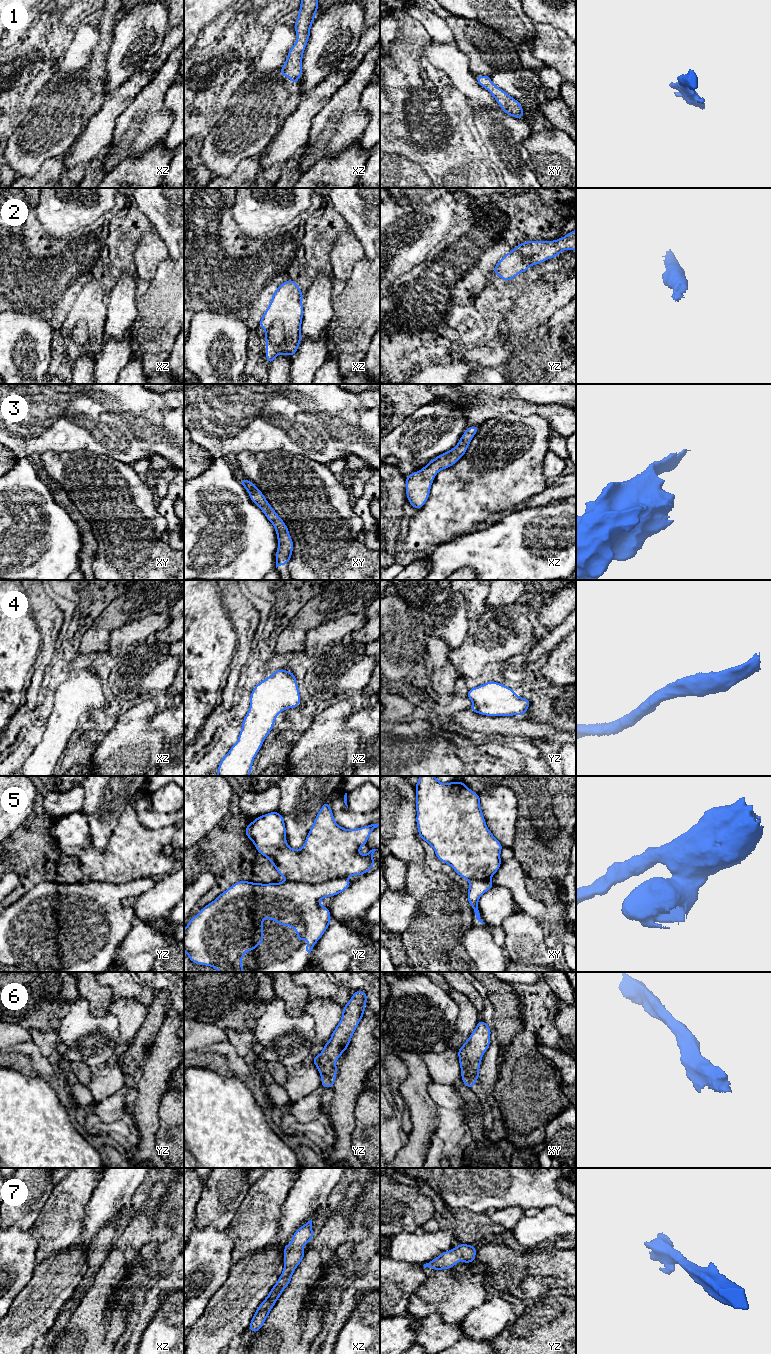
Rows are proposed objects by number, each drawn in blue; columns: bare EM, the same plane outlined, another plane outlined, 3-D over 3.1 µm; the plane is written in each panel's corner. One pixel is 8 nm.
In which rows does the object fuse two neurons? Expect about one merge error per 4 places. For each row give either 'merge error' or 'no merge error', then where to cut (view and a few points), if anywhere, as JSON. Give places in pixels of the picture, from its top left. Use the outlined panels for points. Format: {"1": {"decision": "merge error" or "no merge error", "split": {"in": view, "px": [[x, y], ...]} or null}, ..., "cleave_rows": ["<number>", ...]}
{"1": {"decision": "no merge error", "split": null}, "2": {"decision": "no merge error", "split": null}, "3": {"decision": "no merge error", "split": null}, "4": {"decision": "no merge error", "split": null}, "5": {"decision": "merge error", "split": {"in": "yz", "px": [[346, 876], [315, 883], [287, 881]]}}, "6": {"decision": "no merge error", "split": null}, "7": {"decision": "no merge error", "split": null}, "cleave_rows": ["5"]}

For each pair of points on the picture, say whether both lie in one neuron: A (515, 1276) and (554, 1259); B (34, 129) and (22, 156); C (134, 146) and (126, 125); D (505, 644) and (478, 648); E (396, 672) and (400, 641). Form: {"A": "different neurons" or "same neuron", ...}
{"A": "same neuron", "B": "same neuron", "C": "same neuron", "D": "same neuron", "E": "same neuron"}

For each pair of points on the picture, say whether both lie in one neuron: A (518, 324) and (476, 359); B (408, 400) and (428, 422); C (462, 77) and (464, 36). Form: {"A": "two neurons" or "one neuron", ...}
{"A": "two neurons", "B": "two neurons", "C": "two neurons"}

